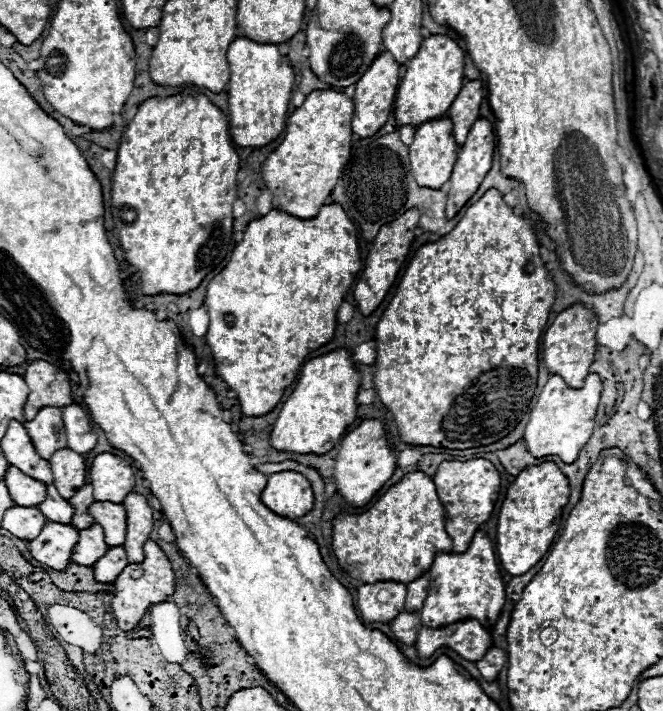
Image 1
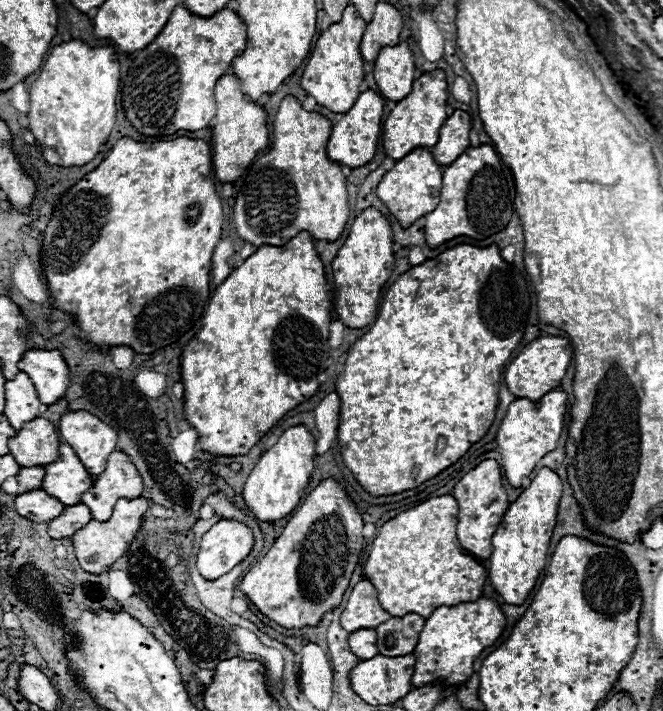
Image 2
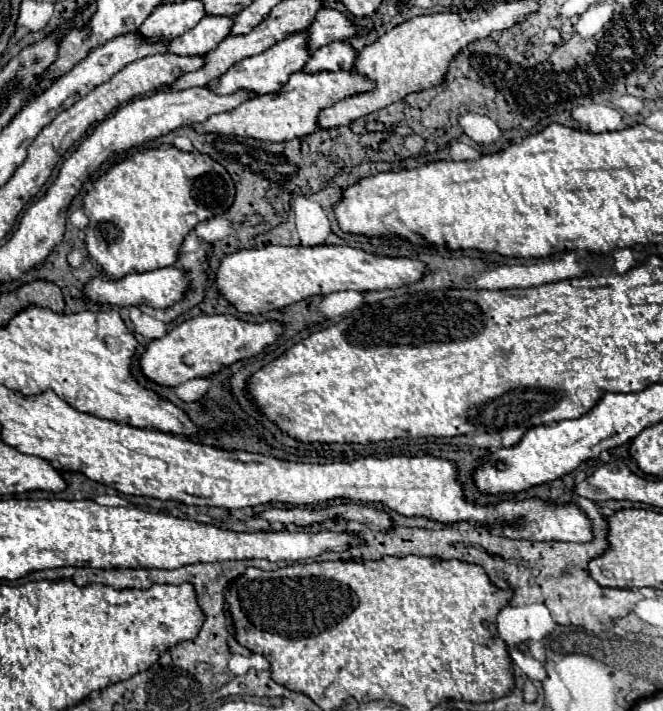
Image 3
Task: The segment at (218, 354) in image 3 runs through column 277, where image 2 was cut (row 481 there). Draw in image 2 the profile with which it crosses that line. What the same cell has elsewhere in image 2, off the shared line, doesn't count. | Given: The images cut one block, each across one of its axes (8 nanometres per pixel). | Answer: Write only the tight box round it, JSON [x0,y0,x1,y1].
[240,478,362,628]

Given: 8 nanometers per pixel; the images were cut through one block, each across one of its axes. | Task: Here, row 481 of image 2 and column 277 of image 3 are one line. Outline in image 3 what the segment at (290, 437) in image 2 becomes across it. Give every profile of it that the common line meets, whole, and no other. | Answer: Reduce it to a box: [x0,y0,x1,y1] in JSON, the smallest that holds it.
[216,246,424,314]

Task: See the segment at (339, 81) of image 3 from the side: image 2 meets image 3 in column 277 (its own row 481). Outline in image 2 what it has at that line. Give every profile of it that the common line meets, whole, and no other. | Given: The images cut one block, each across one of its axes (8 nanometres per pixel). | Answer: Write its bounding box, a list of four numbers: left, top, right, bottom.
[82,450,144,522]

